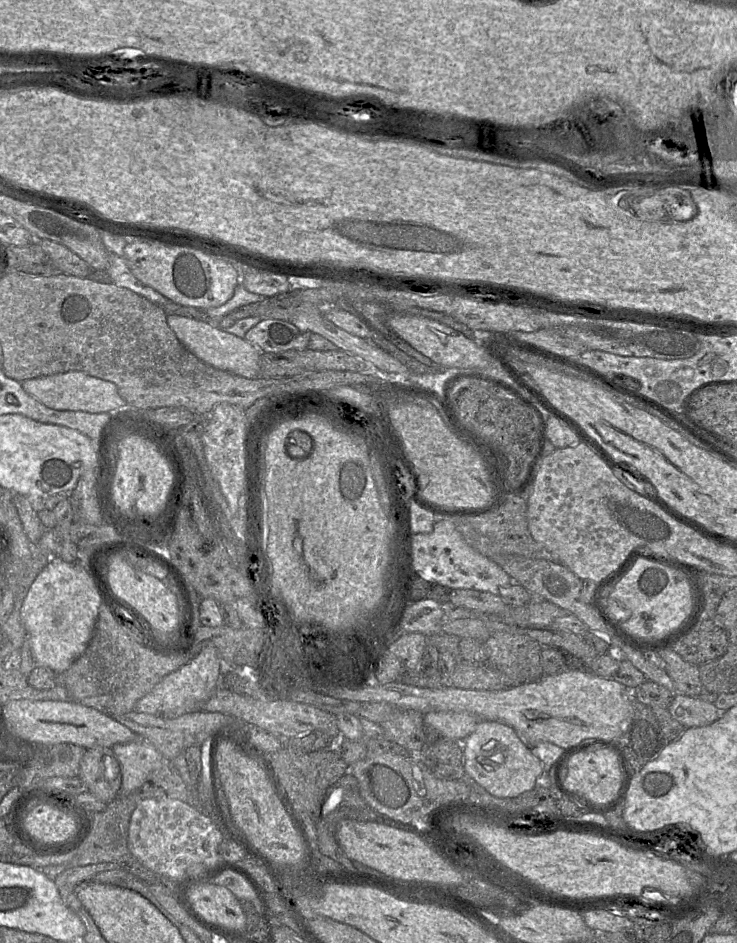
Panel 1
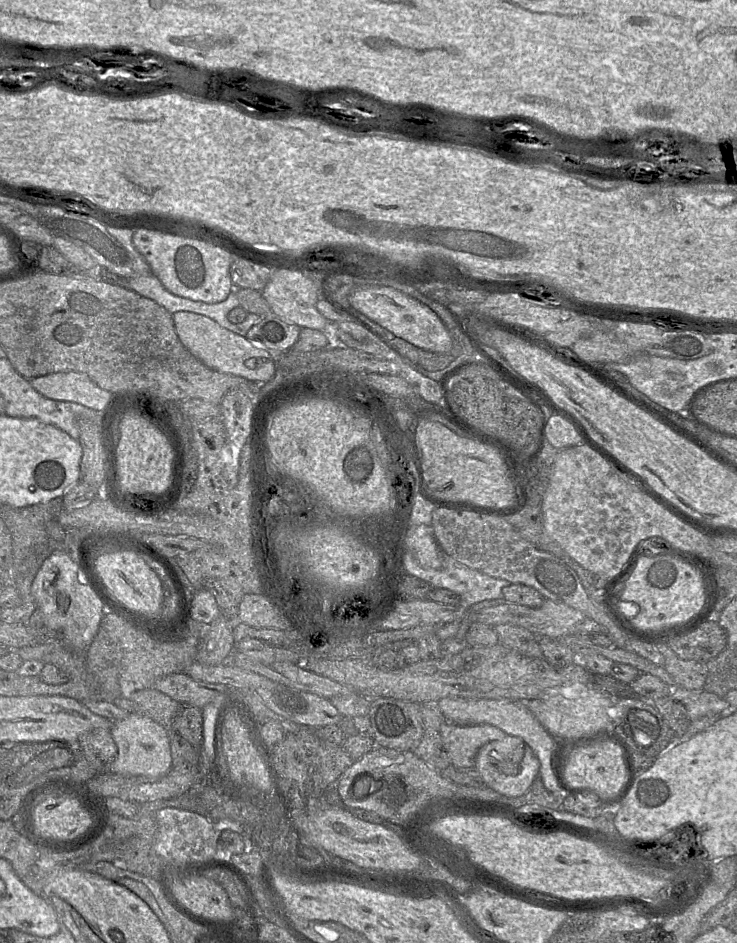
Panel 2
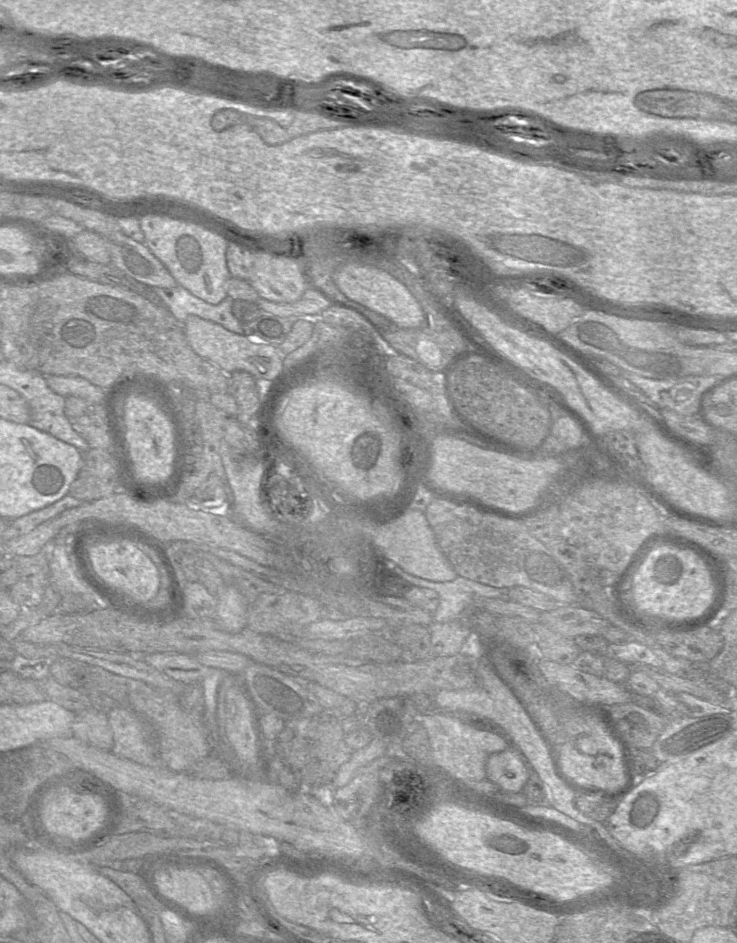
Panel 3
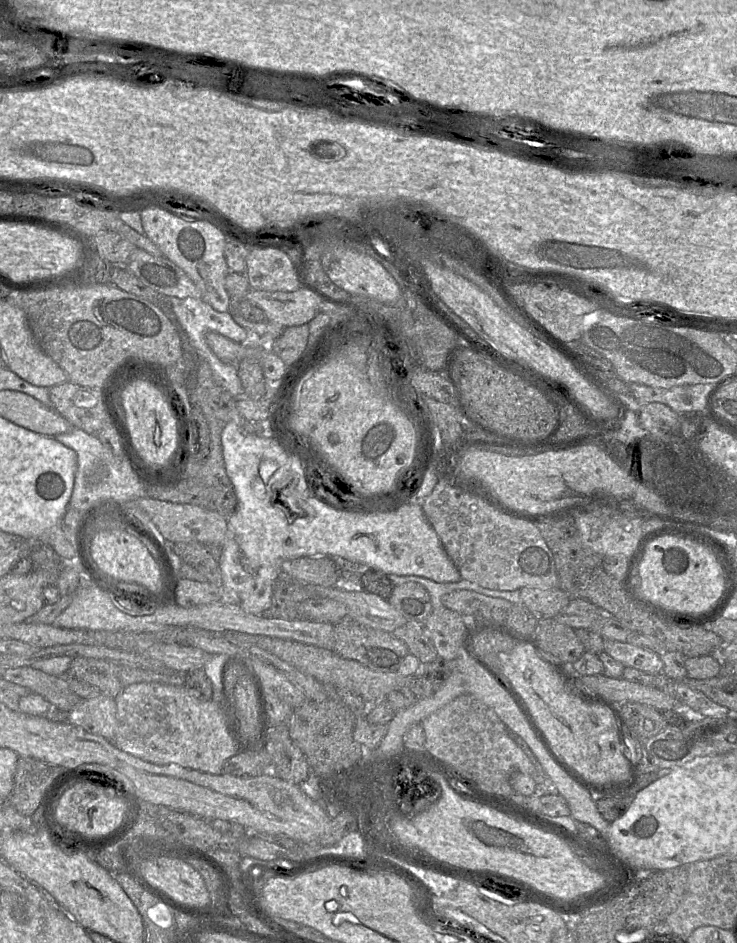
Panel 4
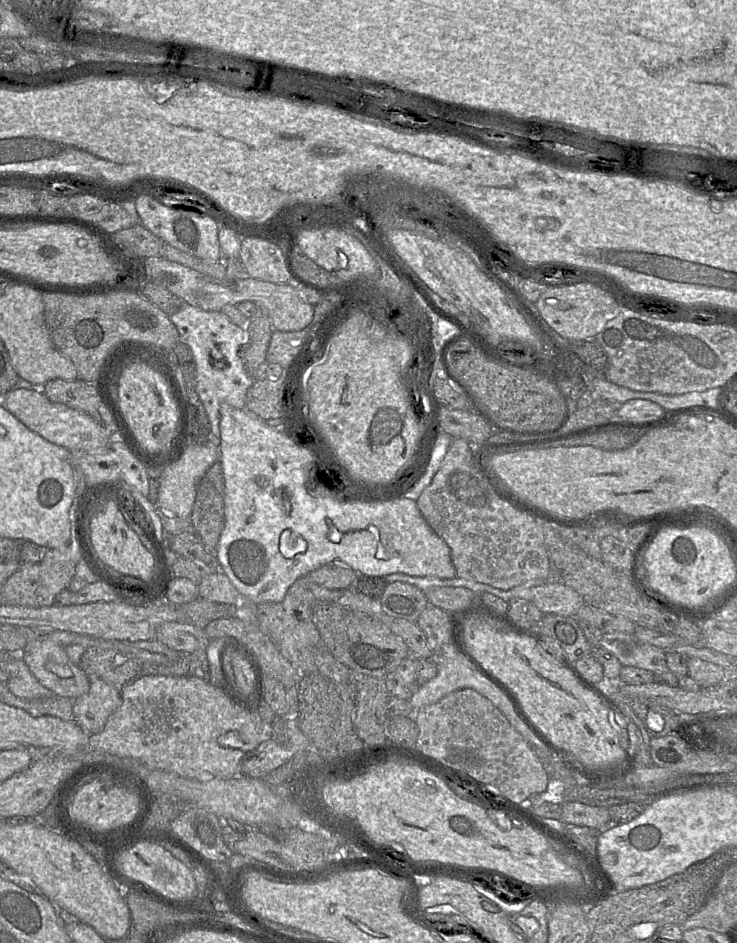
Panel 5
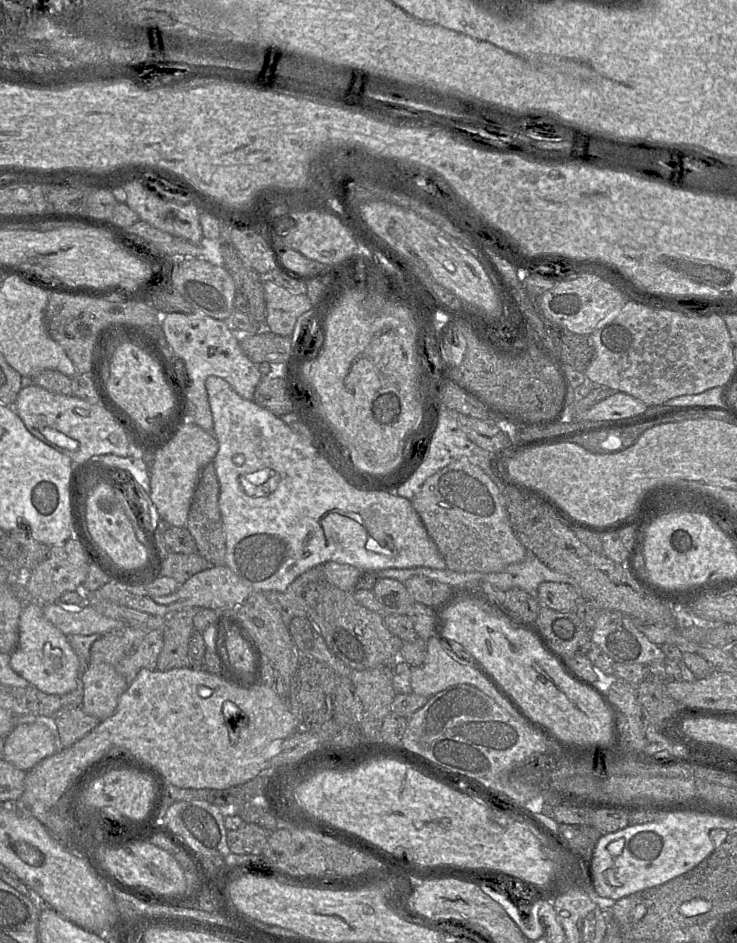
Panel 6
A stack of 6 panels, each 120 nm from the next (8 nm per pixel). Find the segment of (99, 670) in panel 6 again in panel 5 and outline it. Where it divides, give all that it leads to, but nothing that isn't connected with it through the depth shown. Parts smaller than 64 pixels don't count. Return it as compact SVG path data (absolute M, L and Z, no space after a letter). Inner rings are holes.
M90 678L88 692L74 700L74 721L86 733L99 732L121 703L121 689L99 678Z

